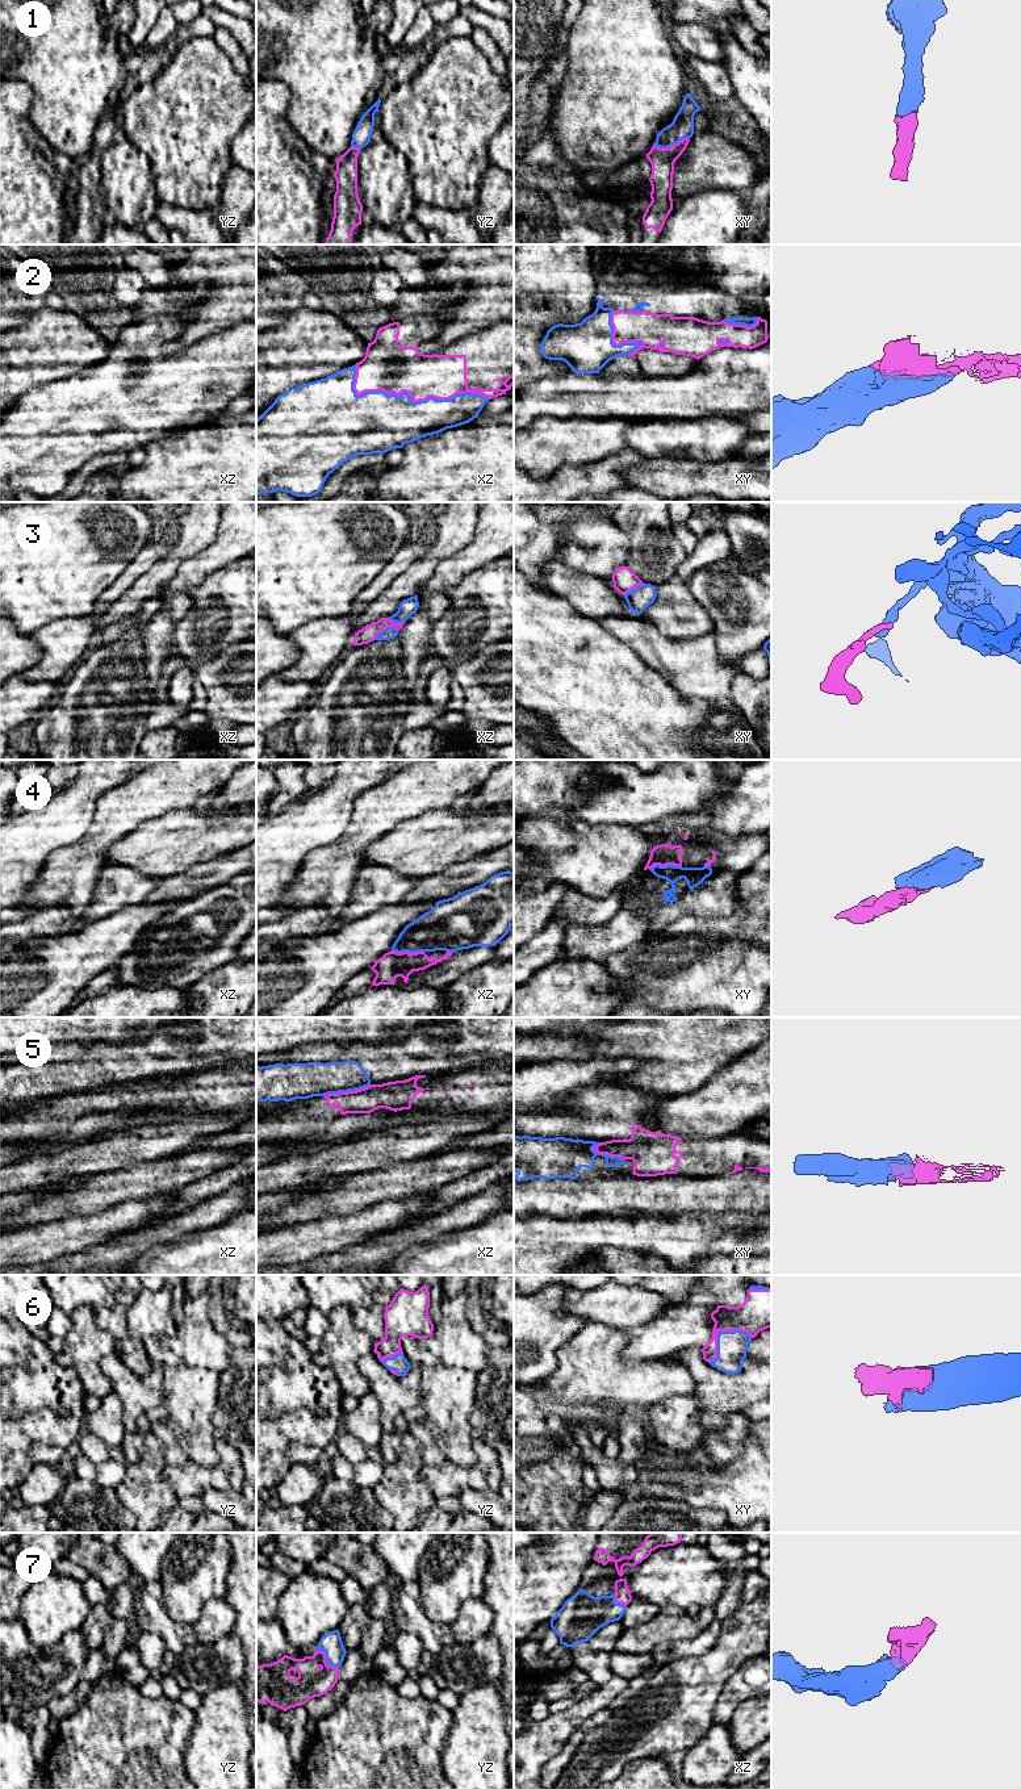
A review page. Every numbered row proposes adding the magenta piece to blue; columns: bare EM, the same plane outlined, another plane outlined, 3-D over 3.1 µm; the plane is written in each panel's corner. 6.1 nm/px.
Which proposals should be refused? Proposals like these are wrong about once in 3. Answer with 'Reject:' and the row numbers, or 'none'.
Reject: 3, 5

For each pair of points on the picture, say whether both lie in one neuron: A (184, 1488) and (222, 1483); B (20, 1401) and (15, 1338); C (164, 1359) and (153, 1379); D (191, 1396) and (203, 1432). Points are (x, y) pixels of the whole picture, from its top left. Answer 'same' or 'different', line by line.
A: same
B: same
C: different
D: same

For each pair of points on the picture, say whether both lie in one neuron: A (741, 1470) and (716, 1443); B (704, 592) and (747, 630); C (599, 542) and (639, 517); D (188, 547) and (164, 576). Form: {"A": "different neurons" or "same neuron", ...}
{"A": "different neurons", "B": "same neuron", "C": "different neurons", "D": "same neuron"}

